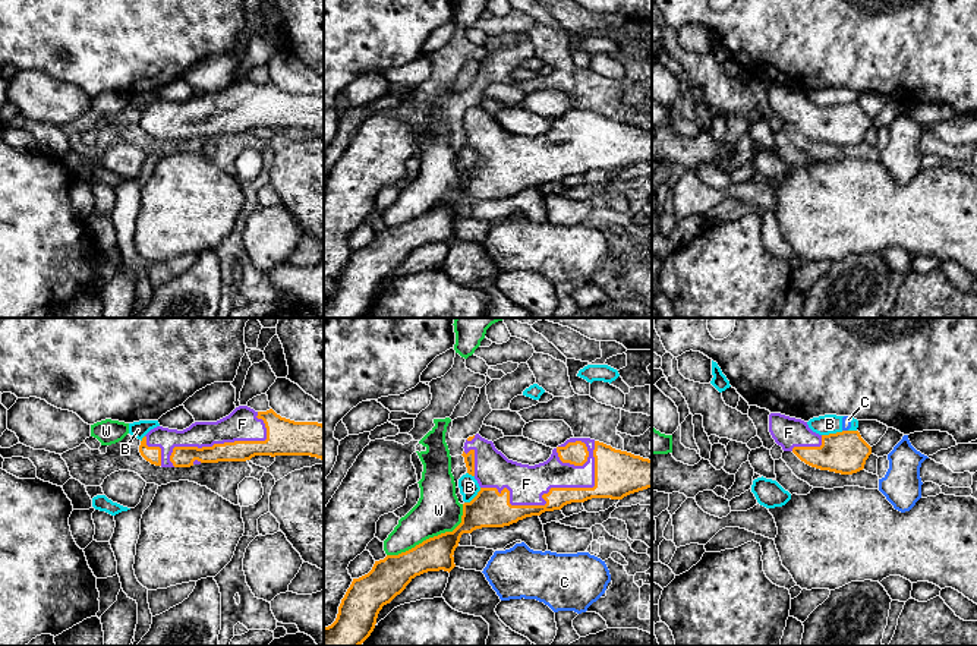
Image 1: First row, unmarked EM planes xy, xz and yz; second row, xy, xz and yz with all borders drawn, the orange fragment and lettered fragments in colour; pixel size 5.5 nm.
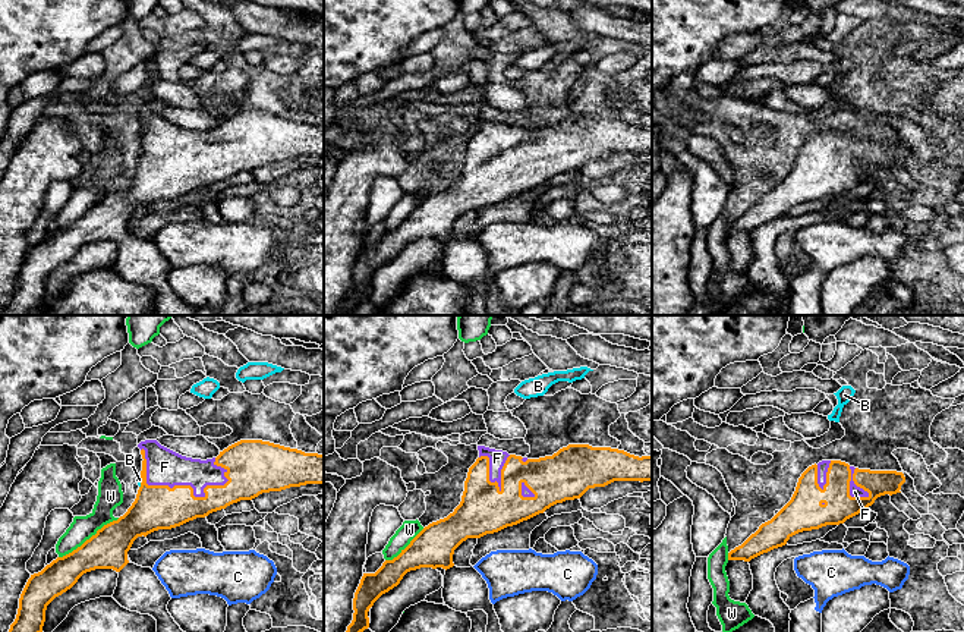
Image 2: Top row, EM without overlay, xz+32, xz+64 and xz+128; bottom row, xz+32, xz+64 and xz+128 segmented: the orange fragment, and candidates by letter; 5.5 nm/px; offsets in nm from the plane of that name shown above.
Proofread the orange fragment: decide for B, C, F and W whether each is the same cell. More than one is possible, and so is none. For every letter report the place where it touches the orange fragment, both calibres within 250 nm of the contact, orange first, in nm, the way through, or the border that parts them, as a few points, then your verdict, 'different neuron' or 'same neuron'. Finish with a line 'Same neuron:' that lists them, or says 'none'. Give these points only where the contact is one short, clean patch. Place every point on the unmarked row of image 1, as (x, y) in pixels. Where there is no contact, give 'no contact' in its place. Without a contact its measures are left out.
B: meets orange in yz at (832, 106); 240 nm thick on the orange side, 110 nm on the other; different neuron
C: meets orange in yz at (845, 103); 240 nm thick on the orange side, 50 nm on the other; different neuron
F: meets orange in xz at (550, 163); 110 nm thick on the orange side, 200 nm on the other; same neuron
W: meets orange in xz at (434, 208); 190 nm thick on the orange side, 240 nm on the other; different neuron
Same neuron: F

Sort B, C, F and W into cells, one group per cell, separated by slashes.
B C / F / W

